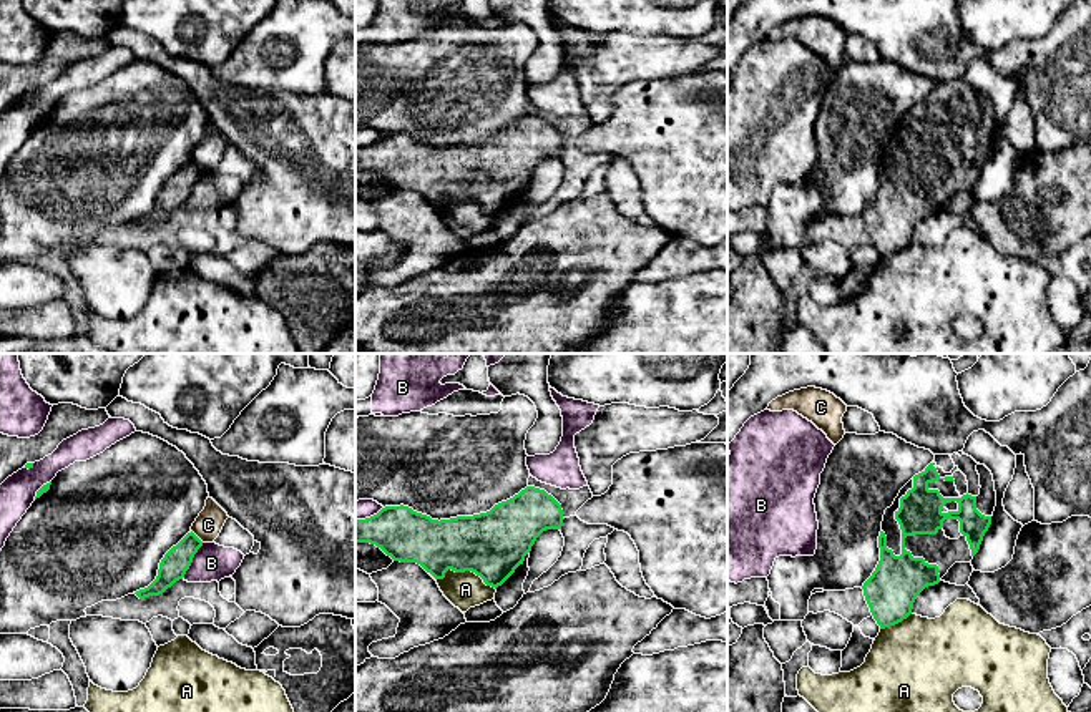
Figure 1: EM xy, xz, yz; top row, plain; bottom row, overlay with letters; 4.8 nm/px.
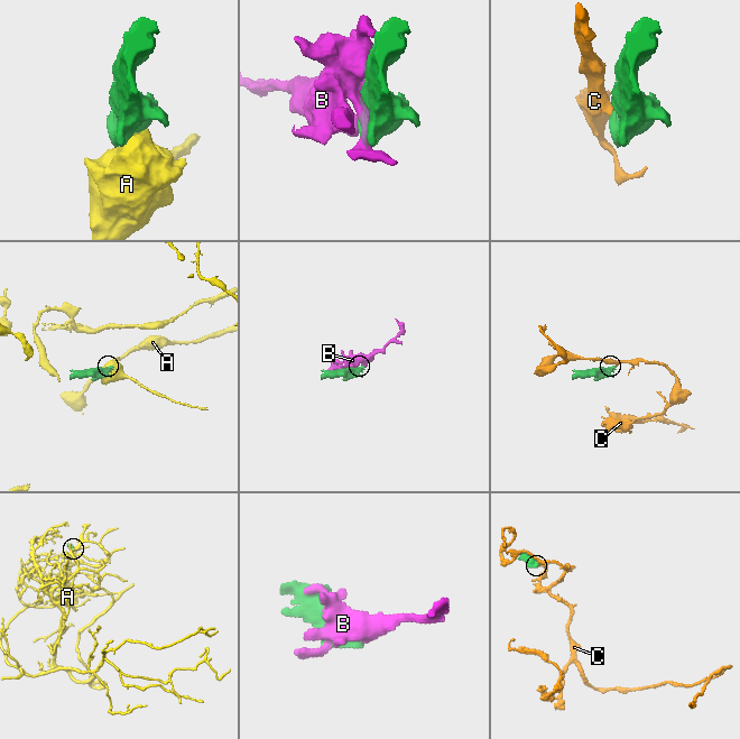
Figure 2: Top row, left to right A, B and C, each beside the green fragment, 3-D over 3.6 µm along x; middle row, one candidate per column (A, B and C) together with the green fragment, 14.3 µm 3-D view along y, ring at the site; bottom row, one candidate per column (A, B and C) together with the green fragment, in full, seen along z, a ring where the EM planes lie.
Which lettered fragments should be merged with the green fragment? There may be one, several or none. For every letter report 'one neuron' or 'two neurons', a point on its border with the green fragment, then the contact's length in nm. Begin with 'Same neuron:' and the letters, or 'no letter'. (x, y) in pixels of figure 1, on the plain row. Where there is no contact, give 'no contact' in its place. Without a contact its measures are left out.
Same neuron: no letter
A: two neurons | xz (462, 199) | 340 nm
B: two neurons | xy (191, 190) | 200 nm
C: two neurons | xy (196, 165) | 90 nm

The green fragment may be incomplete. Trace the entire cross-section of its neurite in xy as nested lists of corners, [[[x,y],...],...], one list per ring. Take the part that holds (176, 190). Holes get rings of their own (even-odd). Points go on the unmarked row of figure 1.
[[[191,159],[176,174],[173,174],[159,191],[156,207],[144,217],[135,222],[139,227],[159,224],[176,209],[183,207],[189,198],[194,183],[203,174],[203,169]]]

